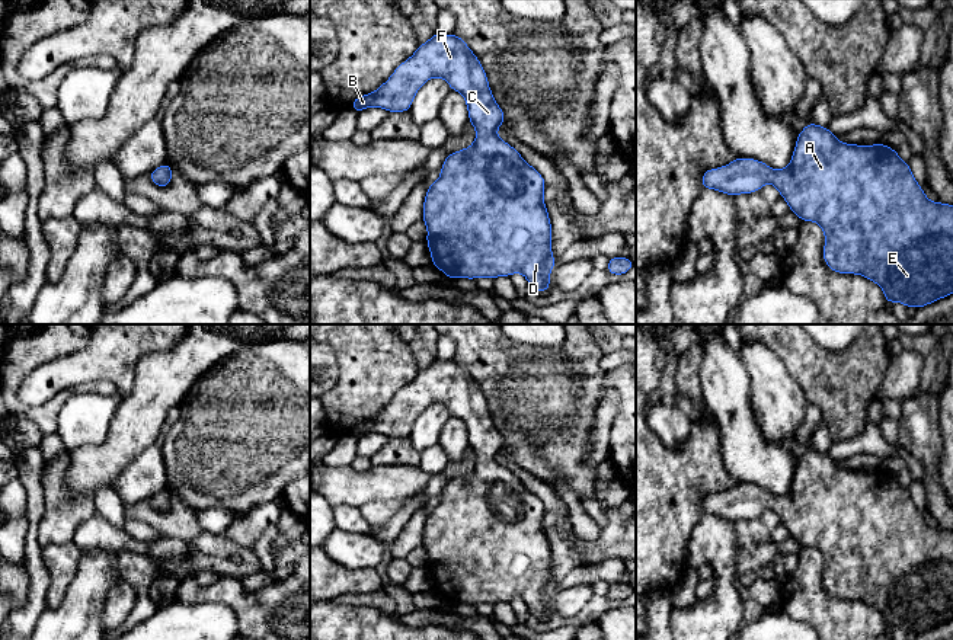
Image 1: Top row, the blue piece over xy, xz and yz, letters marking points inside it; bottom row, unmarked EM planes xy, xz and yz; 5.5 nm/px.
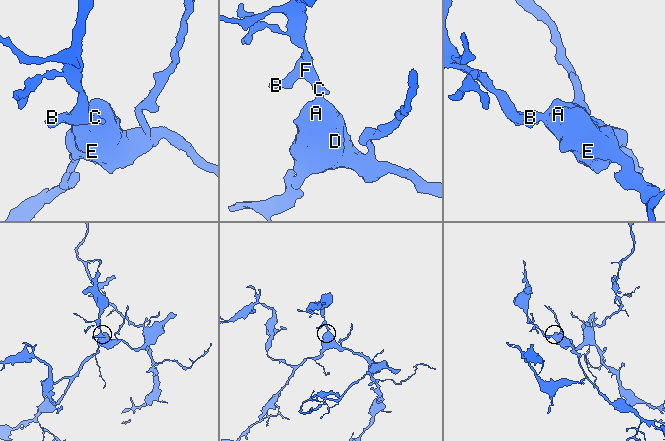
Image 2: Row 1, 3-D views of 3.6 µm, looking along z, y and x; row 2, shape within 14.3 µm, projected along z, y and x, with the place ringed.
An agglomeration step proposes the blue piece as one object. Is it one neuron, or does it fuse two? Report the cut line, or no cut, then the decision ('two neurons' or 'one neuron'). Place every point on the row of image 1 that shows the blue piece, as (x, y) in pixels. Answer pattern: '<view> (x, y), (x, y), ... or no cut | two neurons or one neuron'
no cut | one neuron

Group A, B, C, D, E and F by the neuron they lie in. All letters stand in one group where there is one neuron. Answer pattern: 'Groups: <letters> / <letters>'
Groups: A B C D E F

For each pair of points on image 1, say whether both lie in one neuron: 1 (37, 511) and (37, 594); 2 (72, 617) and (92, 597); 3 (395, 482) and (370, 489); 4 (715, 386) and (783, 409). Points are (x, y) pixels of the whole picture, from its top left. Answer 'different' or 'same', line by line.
1: same
2: same
3: same
4: different

